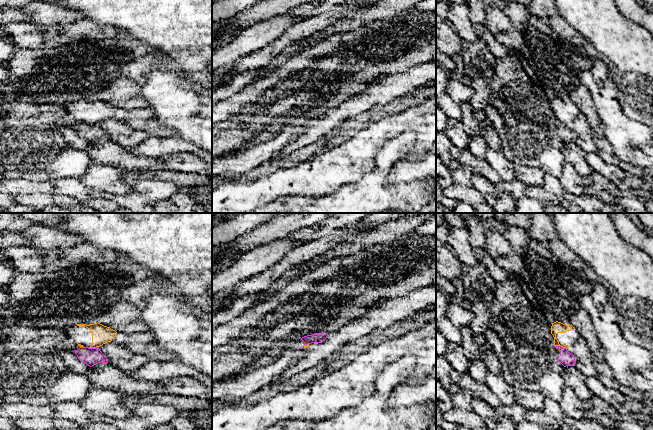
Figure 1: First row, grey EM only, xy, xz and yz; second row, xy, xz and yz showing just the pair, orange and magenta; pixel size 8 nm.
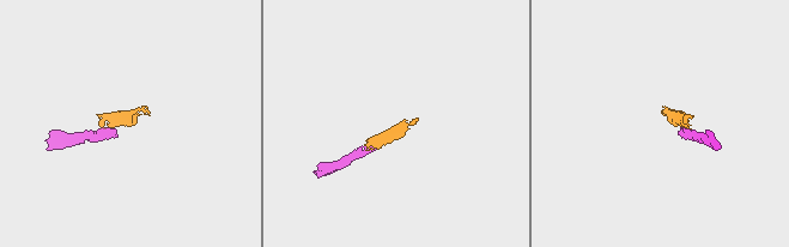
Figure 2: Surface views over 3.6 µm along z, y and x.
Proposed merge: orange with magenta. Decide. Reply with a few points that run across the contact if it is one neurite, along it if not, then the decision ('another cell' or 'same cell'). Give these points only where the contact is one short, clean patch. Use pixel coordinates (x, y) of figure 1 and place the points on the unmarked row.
yz (555, 121), (560, 121), (566, 125) | another cell

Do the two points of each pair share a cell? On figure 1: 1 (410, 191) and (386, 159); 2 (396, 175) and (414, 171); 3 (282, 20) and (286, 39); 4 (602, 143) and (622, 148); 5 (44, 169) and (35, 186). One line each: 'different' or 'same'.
1: same
2: same
3: different
4: different
5: different

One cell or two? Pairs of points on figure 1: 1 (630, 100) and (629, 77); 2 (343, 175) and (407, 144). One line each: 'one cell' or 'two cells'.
1: one cell
2: two cells

